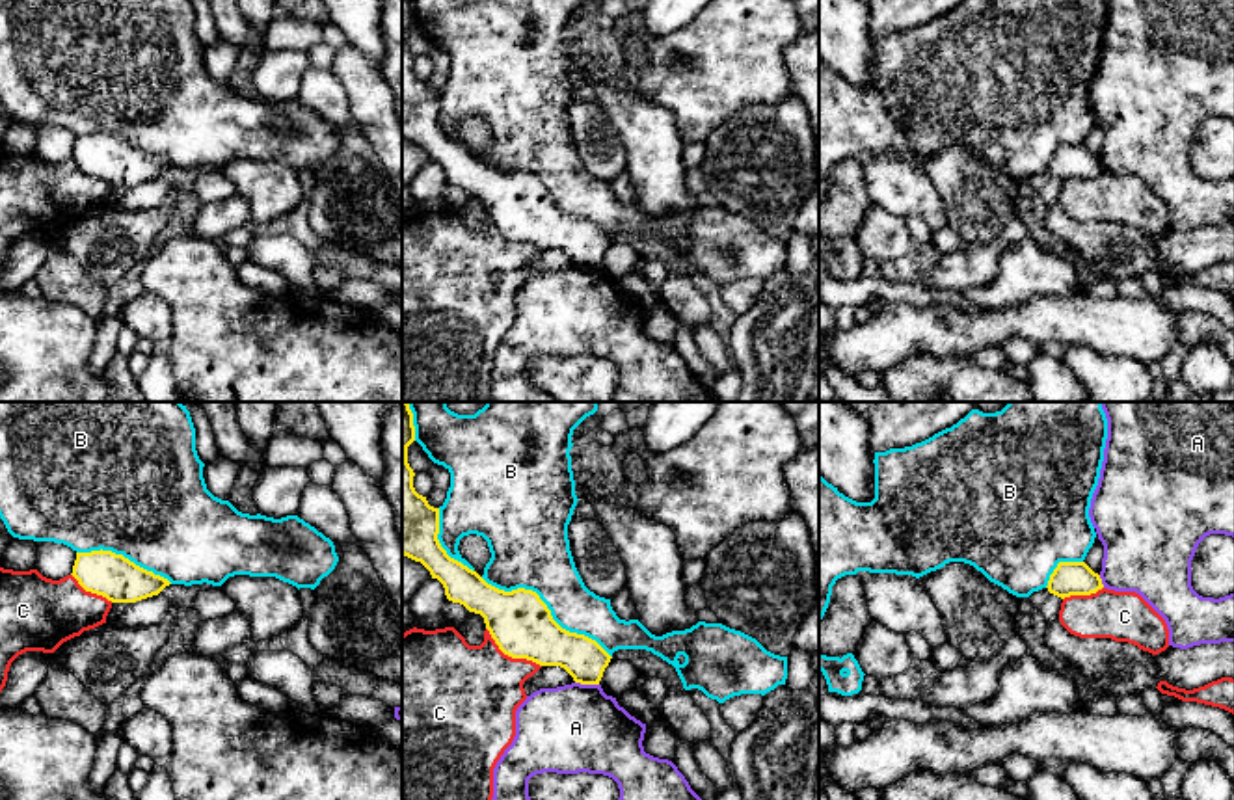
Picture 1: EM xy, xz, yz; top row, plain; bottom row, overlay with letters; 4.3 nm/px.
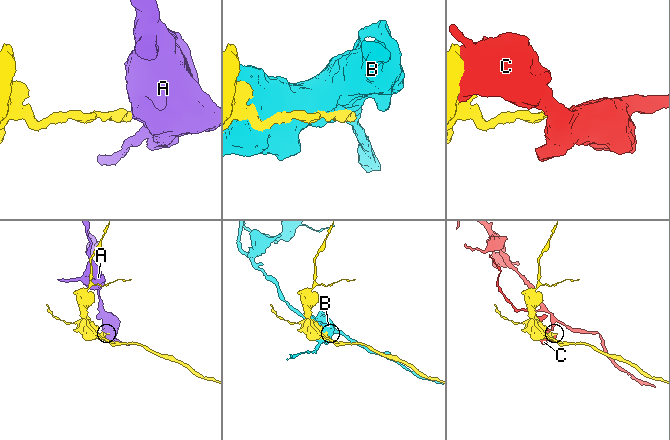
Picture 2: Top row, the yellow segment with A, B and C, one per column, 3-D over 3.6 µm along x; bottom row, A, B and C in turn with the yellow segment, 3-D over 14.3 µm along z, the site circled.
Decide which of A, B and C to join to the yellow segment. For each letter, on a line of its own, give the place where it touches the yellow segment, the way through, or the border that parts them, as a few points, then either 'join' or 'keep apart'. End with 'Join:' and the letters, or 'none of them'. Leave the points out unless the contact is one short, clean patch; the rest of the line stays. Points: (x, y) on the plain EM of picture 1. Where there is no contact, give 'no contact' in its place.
A: contact xz (587, 266); border xz (576, 265), (598, 268); keep apart
B: contact xz (546, 190); keep apart
C: contact xz (510, 239); keep apart
Join: none of them

